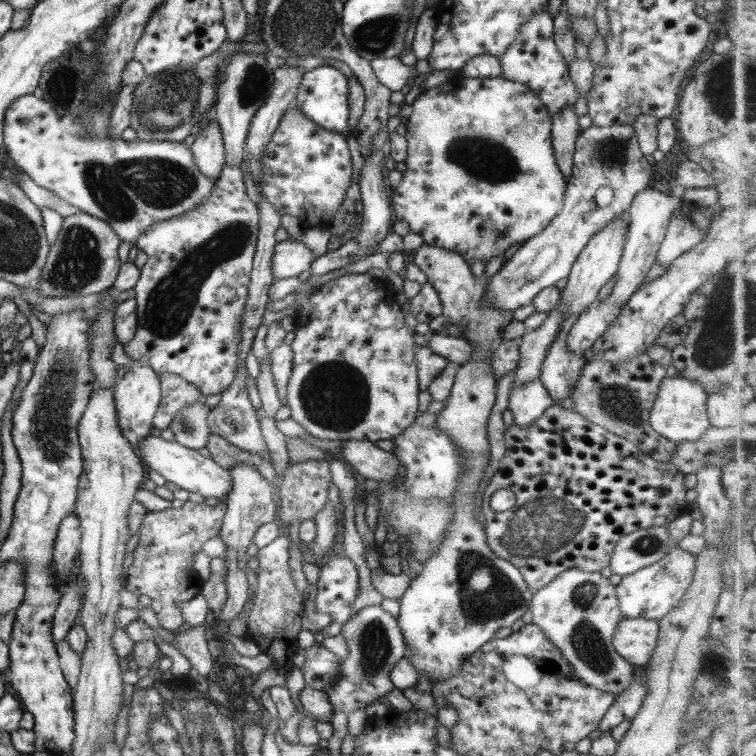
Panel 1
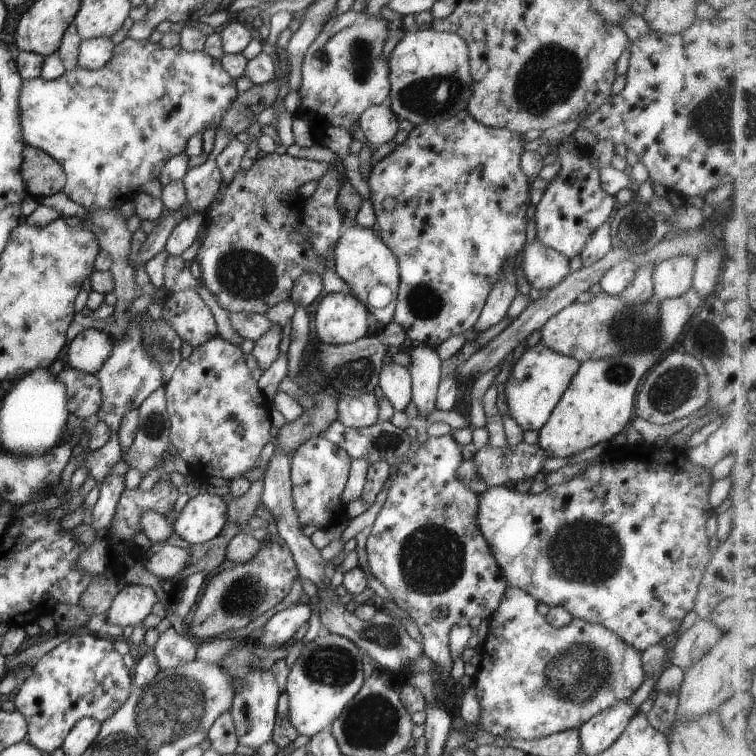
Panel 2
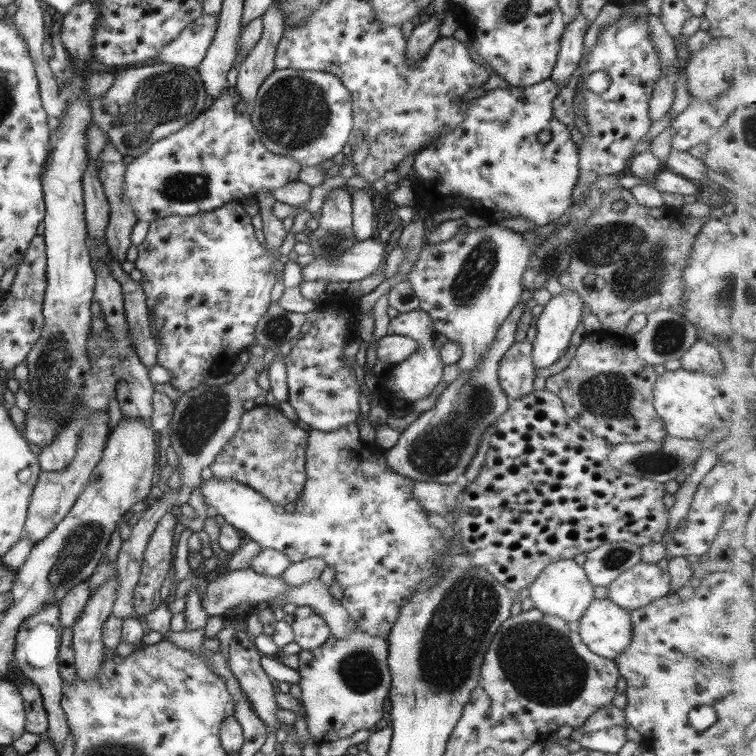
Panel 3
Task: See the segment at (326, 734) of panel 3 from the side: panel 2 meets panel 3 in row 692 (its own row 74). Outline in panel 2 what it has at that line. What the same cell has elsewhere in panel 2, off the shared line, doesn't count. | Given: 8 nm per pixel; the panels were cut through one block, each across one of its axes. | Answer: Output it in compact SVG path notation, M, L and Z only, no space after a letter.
M349 9L327 18L321 32L307 47L302 58L301 82L297 89L300 96L297 118L305 118L316 133L327 127L341 127L349 133L349 128L368 106L379 105L389 94L388 65L382 53L383 43L388 37L388 26L383 17L369 17L365 13L356 13Z

